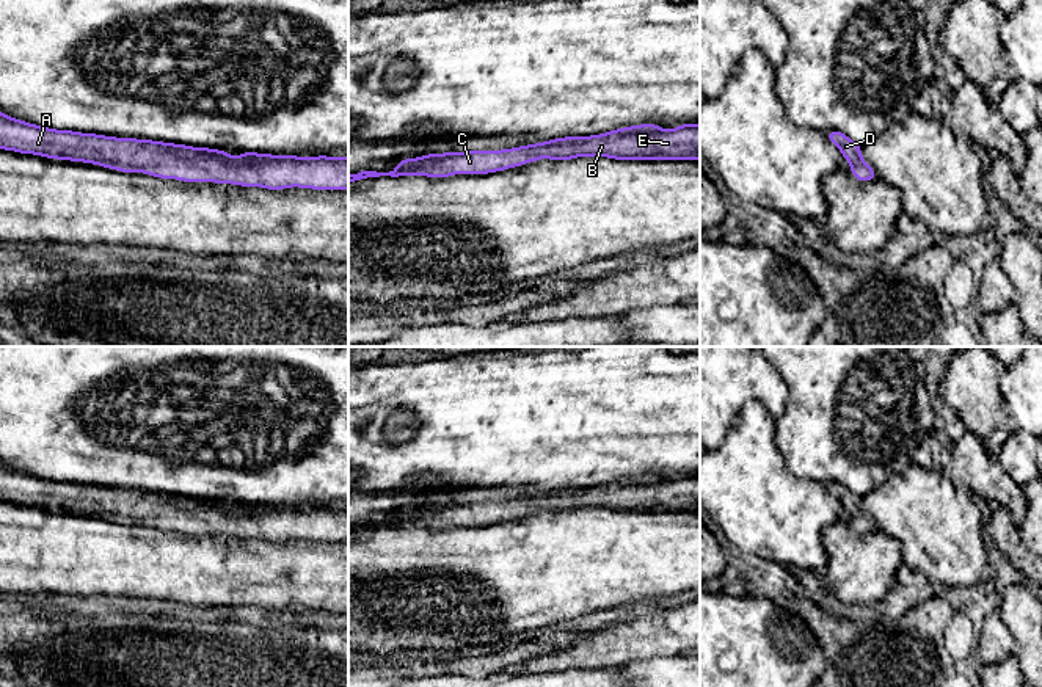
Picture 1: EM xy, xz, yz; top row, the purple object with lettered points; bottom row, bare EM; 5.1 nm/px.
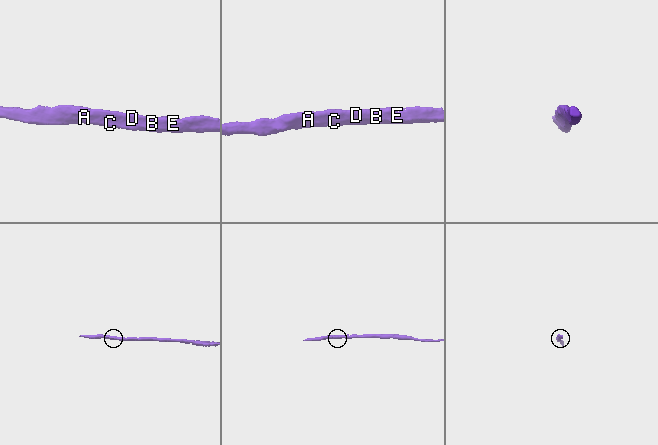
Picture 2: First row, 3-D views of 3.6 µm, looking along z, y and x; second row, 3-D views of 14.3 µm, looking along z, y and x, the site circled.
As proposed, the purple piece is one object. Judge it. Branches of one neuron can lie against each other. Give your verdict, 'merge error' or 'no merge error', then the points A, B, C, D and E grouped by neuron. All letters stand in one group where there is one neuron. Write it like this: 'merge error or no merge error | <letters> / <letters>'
no merge error | A B C D E

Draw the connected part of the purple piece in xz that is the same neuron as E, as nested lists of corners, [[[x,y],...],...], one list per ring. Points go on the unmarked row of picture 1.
[[[639,475],[599,486],[563,488],[512,500],[427,505],[403,510],[389,524],[361,522],[348,525],[348,533],[380,527],[443,530],[455,525],[490,525],[540,510],[573,511],[577,508],[700,511],[700,475],[679,475],[675,482],[661,480],[658,475]]]

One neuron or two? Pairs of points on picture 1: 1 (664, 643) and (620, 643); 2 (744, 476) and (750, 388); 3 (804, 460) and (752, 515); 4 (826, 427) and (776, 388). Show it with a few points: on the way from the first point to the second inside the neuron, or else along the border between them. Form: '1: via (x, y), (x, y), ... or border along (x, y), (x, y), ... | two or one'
1: via (653, 643), (631, 643) | one
2: border along (776, 418), (761, 403), (749, 400), (727, 428) | two
3: border along (774, 439), (785, 465), (796, 476), (824, 483) | two
4: border along (772, 366), (788, 389), (788, 403), (776, 419) | two

